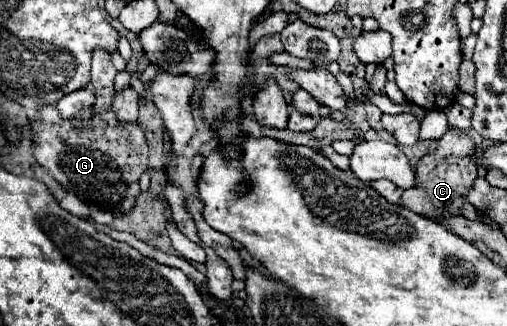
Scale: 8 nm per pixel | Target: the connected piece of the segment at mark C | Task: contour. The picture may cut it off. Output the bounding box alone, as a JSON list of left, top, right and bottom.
[403,129,477,217]

